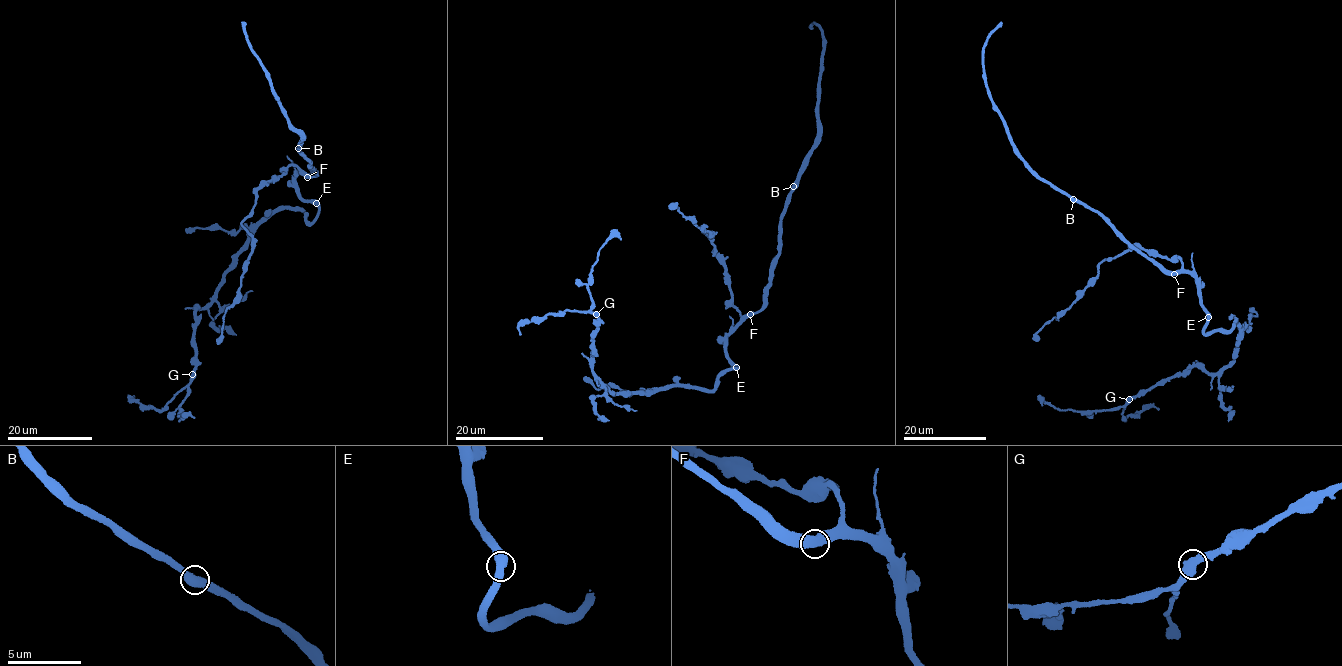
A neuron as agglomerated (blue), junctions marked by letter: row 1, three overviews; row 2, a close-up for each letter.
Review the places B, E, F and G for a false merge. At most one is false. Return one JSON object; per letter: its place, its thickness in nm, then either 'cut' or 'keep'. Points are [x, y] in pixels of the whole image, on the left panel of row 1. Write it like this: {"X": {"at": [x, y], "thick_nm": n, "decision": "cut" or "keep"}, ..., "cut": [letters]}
{"B": {"at": [298, 148], "thick_nm": 550, "decision": "keep"}, "E": {"at": [316, 203], "thick_nm": 600, "decision": "keep"}, "F": {"at": [307, 177], "thick_nm": 550, "decision": "keep"}, "G": {"at": [192, 374], "thick_nm": 600, "decision": "keep"}, "cut": []}

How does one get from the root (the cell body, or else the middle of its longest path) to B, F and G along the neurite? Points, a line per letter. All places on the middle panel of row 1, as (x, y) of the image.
B: (730, 359), (726, 350), (729, 334), (763, 305), (772, 259), (778, 254), (783, 210), (793, 186)
F: (730, 359), (726, 348), (729, 333), (750, 314)
G: (730, 359), (737, 368), (719, 375), (711, 390), (675, 386), (649, 395), (617, 395), (593, 369), (596, 314)

